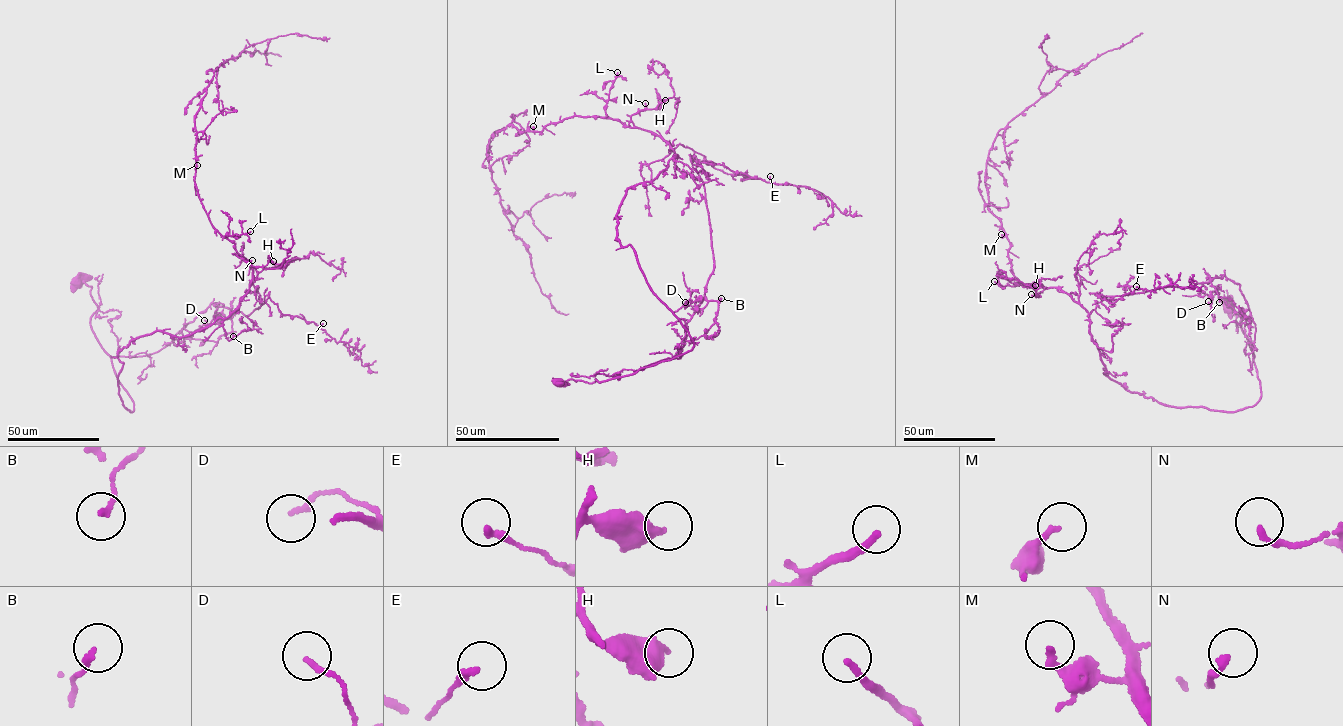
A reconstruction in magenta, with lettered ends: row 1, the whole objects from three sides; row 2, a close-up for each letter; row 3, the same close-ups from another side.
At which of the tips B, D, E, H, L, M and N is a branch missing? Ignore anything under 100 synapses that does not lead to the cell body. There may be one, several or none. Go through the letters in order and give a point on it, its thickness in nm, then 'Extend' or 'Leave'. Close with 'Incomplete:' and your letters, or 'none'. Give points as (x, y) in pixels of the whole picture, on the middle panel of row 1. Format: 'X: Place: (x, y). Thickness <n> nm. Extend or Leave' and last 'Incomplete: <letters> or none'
B: Place: (721, 298). Thickness 160 nm. Leave
D: Place: (685, 302). Thickness 150 nm. Leave
E: Place: (770, 176). Thickness 190 nm. Leave
H: Place: (665, 100). Thickness 360 nm. Leave
L: Place: (617, 72). Thickness 190 nm. Extend
M: Place: (533, 126). Thickness 190 nm. Leave
N: Place: (645, 103). Thickness 190 nm. Leave
Incomplete: L

